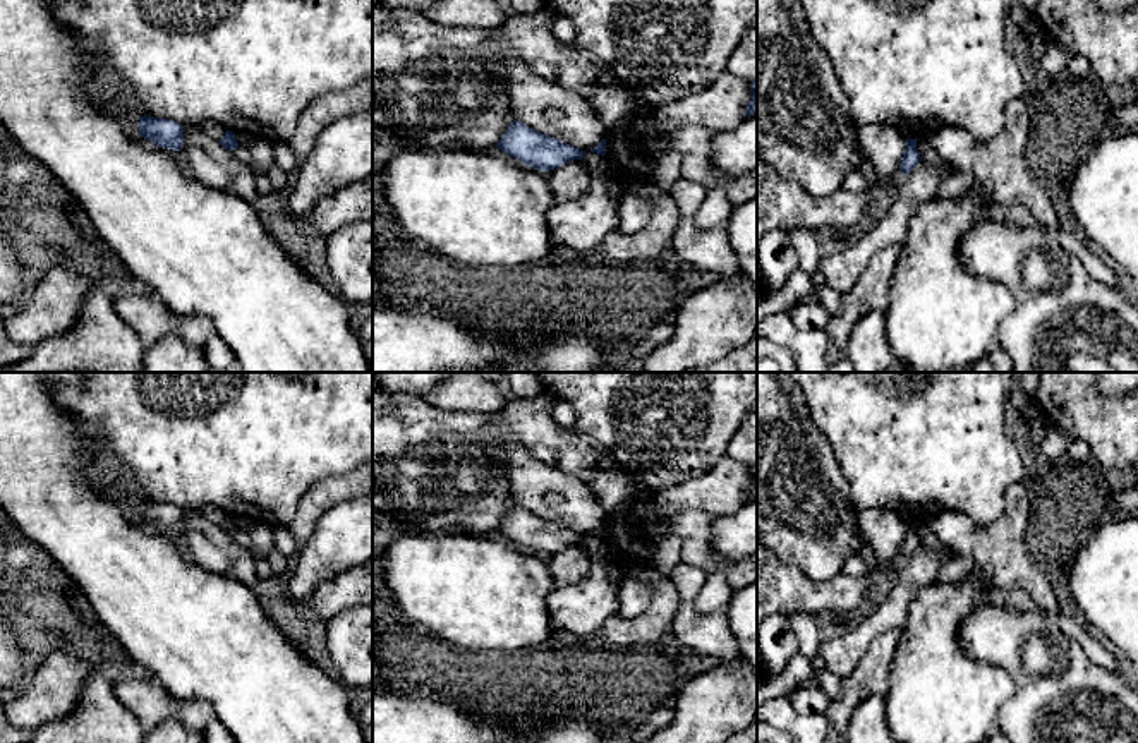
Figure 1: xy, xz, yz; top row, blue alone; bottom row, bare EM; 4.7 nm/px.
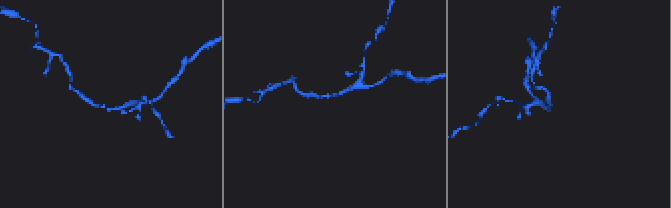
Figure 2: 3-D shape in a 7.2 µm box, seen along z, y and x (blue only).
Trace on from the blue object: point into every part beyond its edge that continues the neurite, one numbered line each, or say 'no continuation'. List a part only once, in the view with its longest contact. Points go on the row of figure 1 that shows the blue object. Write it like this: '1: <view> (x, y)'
no continuation

